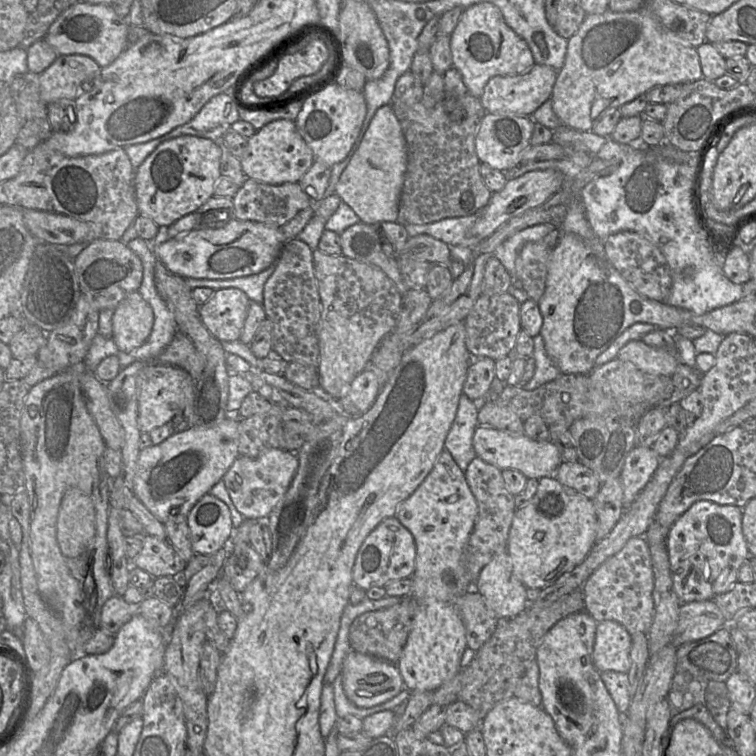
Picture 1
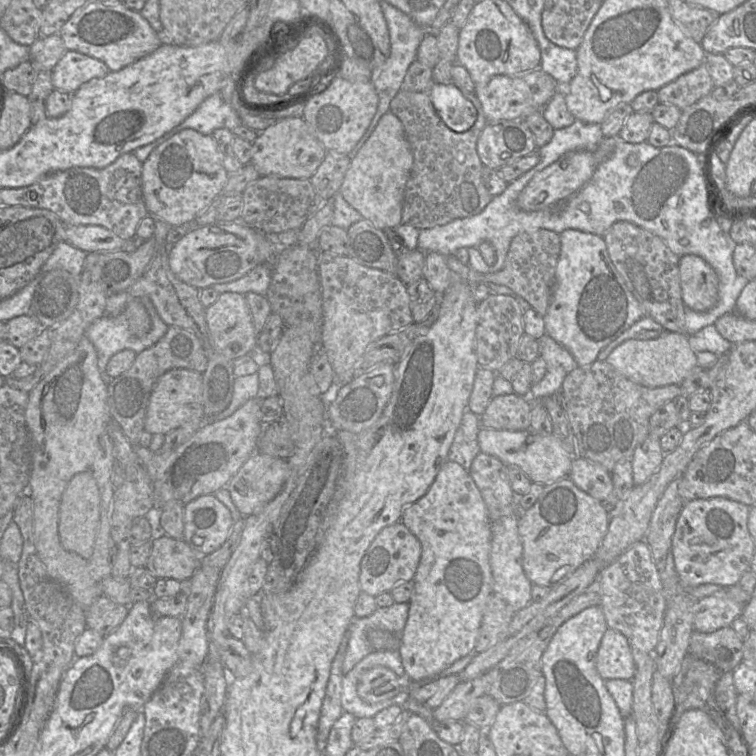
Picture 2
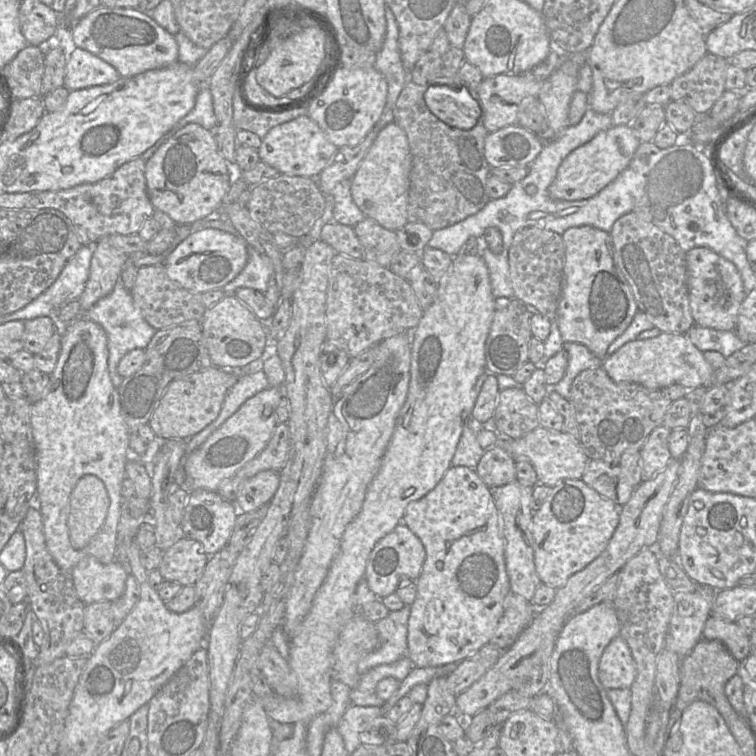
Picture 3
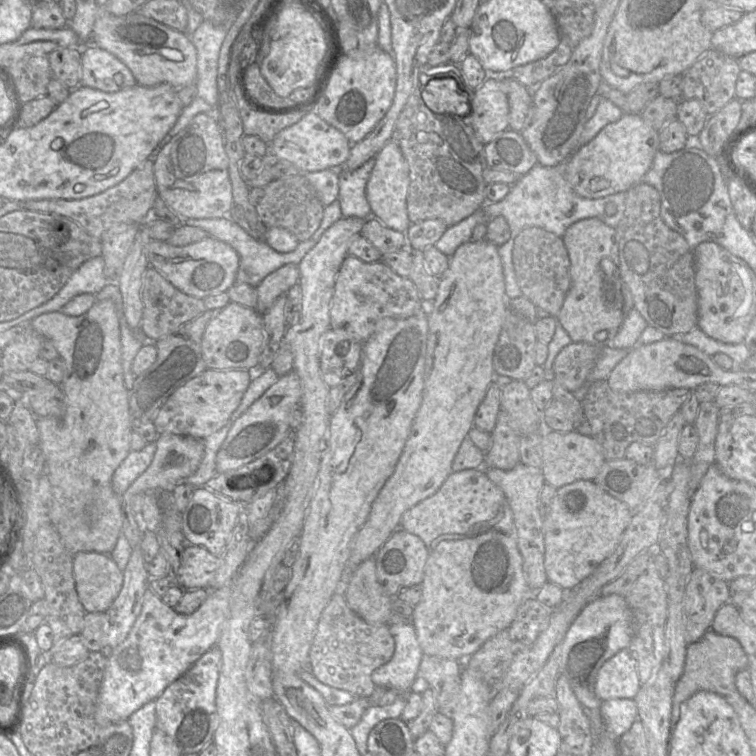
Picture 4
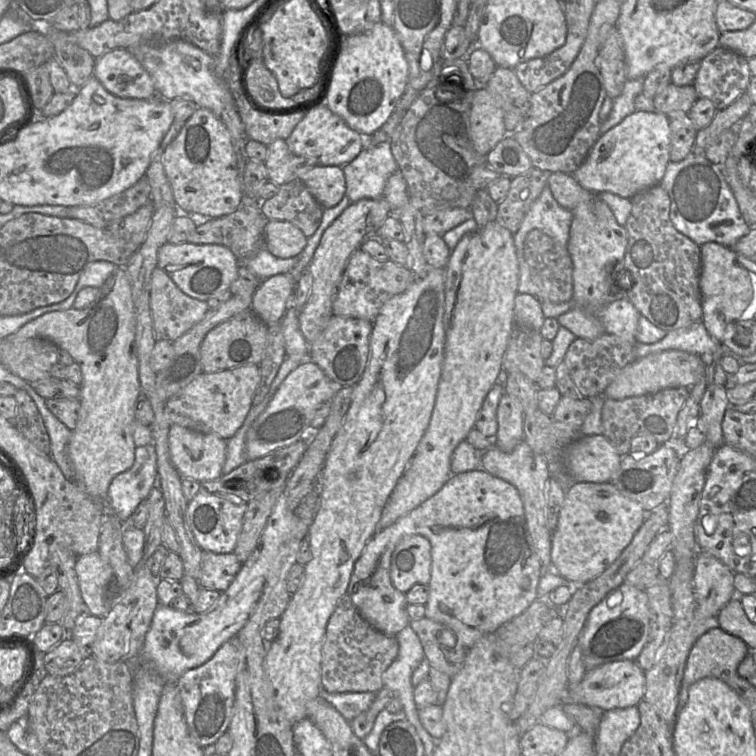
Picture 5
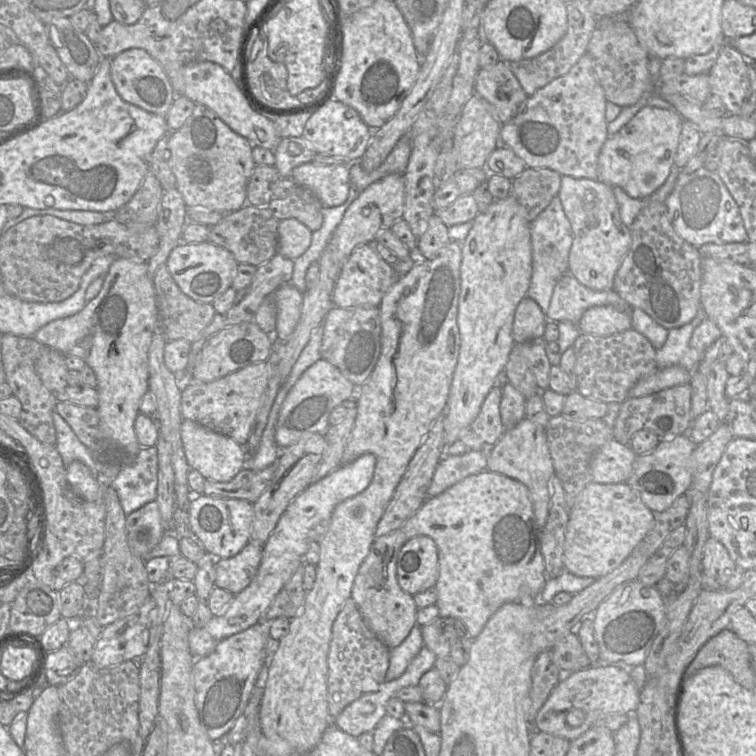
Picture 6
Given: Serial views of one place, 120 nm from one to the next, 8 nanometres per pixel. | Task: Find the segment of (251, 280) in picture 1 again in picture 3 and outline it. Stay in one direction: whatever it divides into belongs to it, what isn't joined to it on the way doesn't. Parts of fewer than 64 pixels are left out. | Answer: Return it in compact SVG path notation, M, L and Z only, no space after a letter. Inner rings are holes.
M247 244L248 259L244 269L222 289L225 294L234 294L240 288L252 288L265 293L271 273L271 263L254 247Z

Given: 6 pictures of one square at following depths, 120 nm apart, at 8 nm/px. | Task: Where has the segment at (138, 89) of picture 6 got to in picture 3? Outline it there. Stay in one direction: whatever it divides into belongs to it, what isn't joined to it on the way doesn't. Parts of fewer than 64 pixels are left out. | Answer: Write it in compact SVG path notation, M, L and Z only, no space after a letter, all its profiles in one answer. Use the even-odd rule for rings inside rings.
M76 47L68 58L64 86L72 91L111 84L120 78L121 75L111 64L85 49Z

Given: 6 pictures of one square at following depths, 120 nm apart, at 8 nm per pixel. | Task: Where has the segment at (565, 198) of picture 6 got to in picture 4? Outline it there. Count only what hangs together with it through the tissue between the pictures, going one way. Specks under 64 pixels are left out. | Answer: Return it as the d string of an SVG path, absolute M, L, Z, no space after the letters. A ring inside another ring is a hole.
M596 217L586 218L570 225L562 240L570 260L570 288L555 318L572 342L609 347L609 341L634 307L629 288L621 278L616 230ZM603 259L612 260L603 266L607 275L600 268Z

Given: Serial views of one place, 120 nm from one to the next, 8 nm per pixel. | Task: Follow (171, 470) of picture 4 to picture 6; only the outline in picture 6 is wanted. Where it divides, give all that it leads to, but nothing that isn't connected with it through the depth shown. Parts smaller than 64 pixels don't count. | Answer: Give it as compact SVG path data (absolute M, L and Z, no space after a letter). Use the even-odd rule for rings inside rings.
M188 419L182 421L180 432L190 469L199 471L205 479L229 482L243 469L248 452L244 446L231 437L212 431Z

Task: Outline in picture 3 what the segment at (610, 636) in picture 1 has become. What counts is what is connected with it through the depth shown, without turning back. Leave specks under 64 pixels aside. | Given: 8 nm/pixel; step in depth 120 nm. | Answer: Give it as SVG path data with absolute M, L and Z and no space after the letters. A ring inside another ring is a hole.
M617 636L605 647L599 661L598 677L605 689L630 689L636 666L627 643Z

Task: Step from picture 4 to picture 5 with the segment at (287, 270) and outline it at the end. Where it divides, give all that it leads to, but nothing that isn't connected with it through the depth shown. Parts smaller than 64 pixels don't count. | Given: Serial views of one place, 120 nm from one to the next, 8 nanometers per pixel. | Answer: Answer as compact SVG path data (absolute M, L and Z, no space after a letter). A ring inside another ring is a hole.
M279 273L262 280L252 297L251 309L267 326L282 320L290 307L296 282L292 274Z

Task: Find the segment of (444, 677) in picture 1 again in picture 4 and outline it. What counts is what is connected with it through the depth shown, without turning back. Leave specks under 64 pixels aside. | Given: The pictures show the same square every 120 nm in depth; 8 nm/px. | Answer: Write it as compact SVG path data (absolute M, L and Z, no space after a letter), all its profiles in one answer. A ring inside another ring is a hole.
M485 466L483 468L465 469L458 472L452 471L436 493L404 512L400 520L400 528L421 538L428 552L424 578L421 583L421 600L414 606L411 616L412 625L416 631L423 654L464 662L468 657L477 652L487 640L494 637L500 631L507 629L514 620L521 603L529 595L533 595L523 573L523 560L517 546L517 532L512 510L504 492L487 477Z

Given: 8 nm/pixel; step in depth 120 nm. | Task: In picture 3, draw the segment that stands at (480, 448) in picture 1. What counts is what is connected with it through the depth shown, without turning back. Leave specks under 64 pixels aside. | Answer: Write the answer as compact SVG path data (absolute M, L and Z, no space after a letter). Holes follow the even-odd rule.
M490 425L477 426L476 438L485 450L493 446L503 448L514 460L529 461L536 471L538 483L553 488L567 479L581 479L590 460L583 452L579 441L564 431L537 427L519 439L504 438Z

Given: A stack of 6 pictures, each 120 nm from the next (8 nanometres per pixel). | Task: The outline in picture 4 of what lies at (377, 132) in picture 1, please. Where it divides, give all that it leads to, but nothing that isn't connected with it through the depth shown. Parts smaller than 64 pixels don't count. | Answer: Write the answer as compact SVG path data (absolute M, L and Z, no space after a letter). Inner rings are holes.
M388 141L375 157L375 165L366 185L366 197L373 217L383 225L399 232L406 232L411 224L407 214L407 194L410 183L409 166L399 146Z

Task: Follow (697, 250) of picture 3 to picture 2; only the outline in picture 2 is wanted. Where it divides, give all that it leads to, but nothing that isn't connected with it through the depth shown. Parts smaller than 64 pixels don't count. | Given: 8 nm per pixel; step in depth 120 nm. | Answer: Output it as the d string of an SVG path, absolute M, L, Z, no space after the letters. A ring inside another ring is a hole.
M693 254L682 256L679 274L682 299L686 307L704 312L717 304L719 278L703 258Z

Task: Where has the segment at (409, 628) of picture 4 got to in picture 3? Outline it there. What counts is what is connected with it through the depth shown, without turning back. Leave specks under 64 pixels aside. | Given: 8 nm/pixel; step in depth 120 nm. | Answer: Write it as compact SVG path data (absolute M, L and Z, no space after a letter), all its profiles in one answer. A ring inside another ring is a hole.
M405 605L401 610L390 611L388 616L375 623L380 645L358 664L358 673L365 674L374 667L391 664L408 653L408 621L411 606Z

